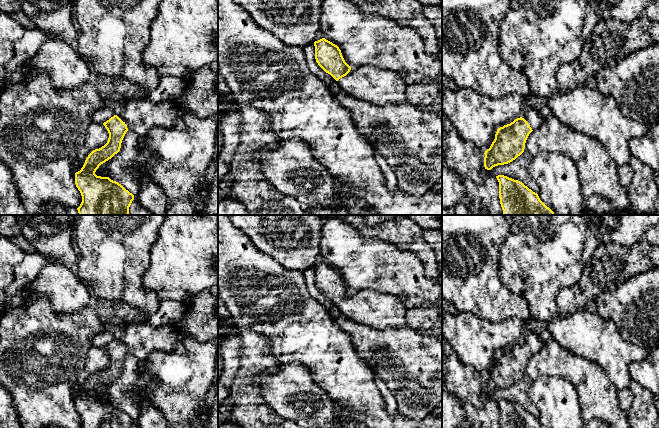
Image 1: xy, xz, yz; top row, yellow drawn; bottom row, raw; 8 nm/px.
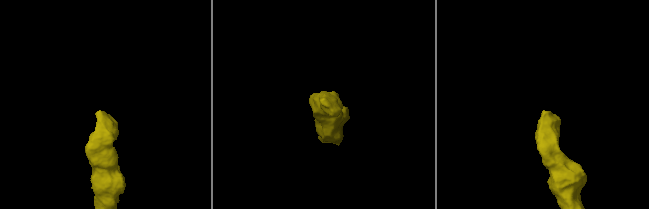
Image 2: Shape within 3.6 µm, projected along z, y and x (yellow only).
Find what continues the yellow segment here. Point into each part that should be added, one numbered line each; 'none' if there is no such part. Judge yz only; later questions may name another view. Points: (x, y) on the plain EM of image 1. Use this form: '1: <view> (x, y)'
1: yz (532, 340)

